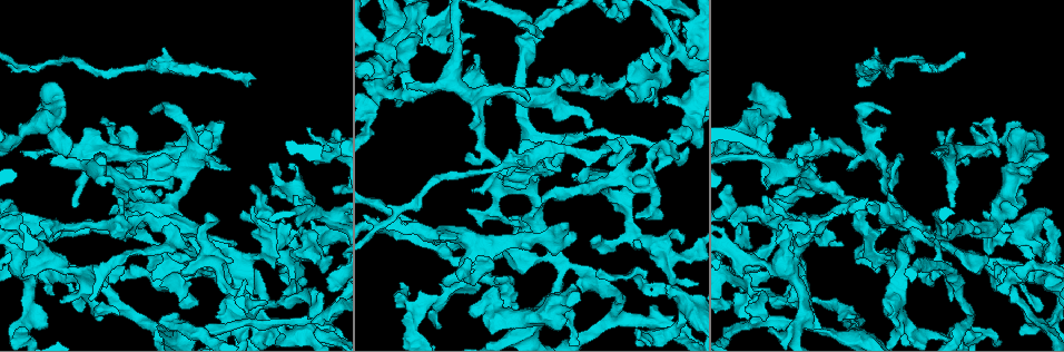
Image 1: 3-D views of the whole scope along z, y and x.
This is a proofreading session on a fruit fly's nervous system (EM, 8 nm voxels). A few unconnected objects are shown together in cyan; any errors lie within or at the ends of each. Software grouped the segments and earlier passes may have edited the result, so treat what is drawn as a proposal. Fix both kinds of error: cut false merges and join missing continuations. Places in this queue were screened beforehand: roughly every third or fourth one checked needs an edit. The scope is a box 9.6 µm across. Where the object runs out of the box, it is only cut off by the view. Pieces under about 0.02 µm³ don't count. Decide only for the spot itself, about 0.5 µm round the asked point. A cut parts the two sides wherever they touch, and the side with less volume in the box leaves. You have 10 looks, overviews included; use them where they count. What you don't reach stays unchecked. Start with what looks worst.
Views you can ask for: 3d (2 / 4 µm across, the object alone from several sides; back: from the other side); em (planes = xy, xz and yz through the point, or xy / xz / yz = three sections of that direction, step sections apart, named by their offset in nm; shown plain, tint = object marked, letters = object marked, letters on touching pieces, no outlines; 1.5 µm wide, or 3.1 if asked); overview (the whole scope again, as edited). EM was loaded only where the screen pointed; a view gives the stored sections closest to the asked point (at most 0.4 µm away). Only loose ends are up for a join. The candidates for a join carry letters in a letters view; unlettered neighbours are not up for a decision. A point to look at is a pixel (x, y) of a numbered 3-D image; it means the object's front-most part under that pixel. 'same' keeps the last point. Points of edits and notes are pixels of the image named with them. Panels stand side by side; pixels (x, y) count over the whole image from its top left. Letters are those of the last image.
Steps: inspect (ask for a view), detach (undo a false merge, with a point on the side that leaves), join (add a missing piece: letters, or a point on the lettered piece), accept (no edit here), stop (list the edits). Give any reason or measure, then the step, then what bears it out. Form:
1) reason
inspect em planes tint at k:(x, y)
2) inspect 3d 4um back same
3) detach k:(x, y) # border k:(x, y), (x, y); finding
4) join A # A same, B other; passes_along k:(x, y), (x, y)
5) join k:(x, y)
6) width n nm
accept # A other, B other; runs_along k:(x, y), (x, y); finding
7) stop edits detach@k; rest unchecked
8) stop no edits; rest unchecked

branch stops here
inspect em planes letters at 1:(940, 131)

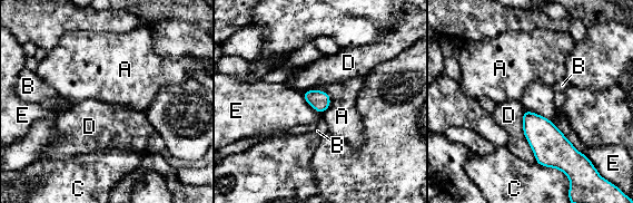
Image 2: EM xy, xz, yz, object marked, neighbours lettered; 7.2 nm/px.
accept # A other, B other, C other, D other, E other; no lettered piece goes on from it

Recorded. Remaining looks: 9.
sharp bend
inspect 3d 2um back at 1:(563, 264)

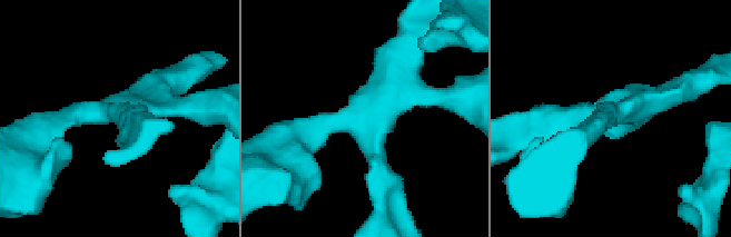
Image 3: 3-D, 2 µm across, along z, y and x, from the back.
arms 4; shape alone is not enough
inspect em planes letters at 3:(122, 112)

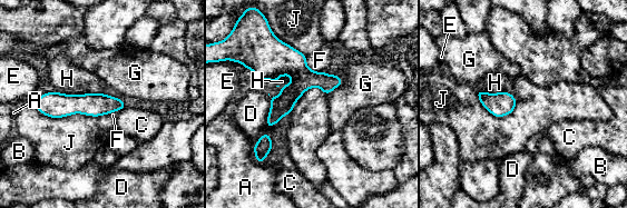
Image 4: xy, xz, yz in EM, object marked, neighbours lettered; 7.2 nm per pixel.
width 160 nm
accept # A other, B other, C other, D other, E other, F other, G other, H other, J other; border 4:(268, 93), (270, 111), (265, 124); continuous, no second neuron

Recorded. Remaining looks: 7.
free end
inspect em yz step 8 letters at 1:(441, 326)

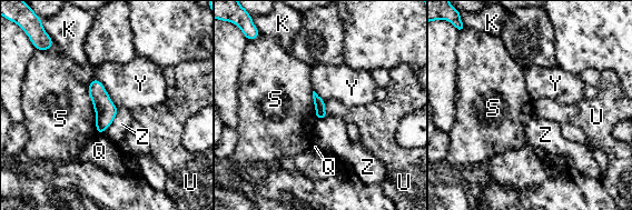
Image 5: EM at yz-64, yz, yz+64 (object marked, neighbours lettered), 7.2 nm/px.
another direction
inspect em planes letters same

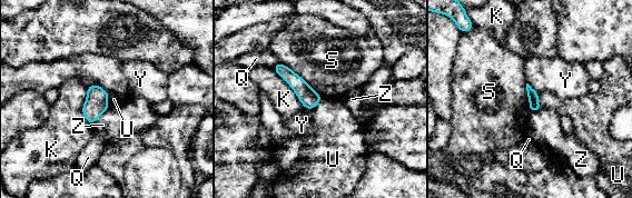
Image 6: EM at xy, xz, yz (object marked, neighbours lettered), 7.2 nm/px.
width 80 nm; longest_contact S 420 nm
accept # K other, Q other, S other, U other, Y other, Z other; no lettered piece goes on from it

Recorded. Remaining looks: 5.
free end
inspect em planes plain at 1:(790, 116)

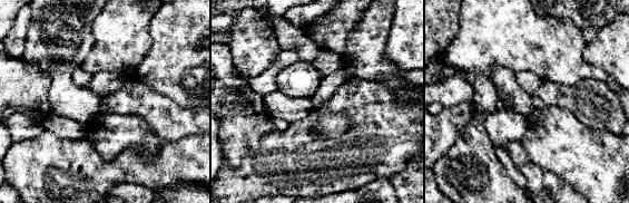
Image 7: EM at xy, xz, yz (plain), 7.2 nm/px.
see the neighbours
inspect em planes letters same

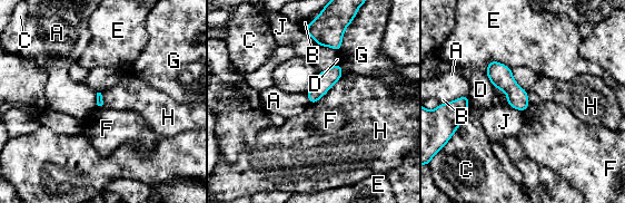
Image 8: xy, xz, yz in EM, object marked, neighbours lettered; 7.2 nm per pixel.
longest_contact H 320 nm
accept # A other, B other, C other, D other, E other, F other, G other, H other, J other; none of them fits

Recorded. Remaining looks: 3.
stop no edits; rest unchecked

